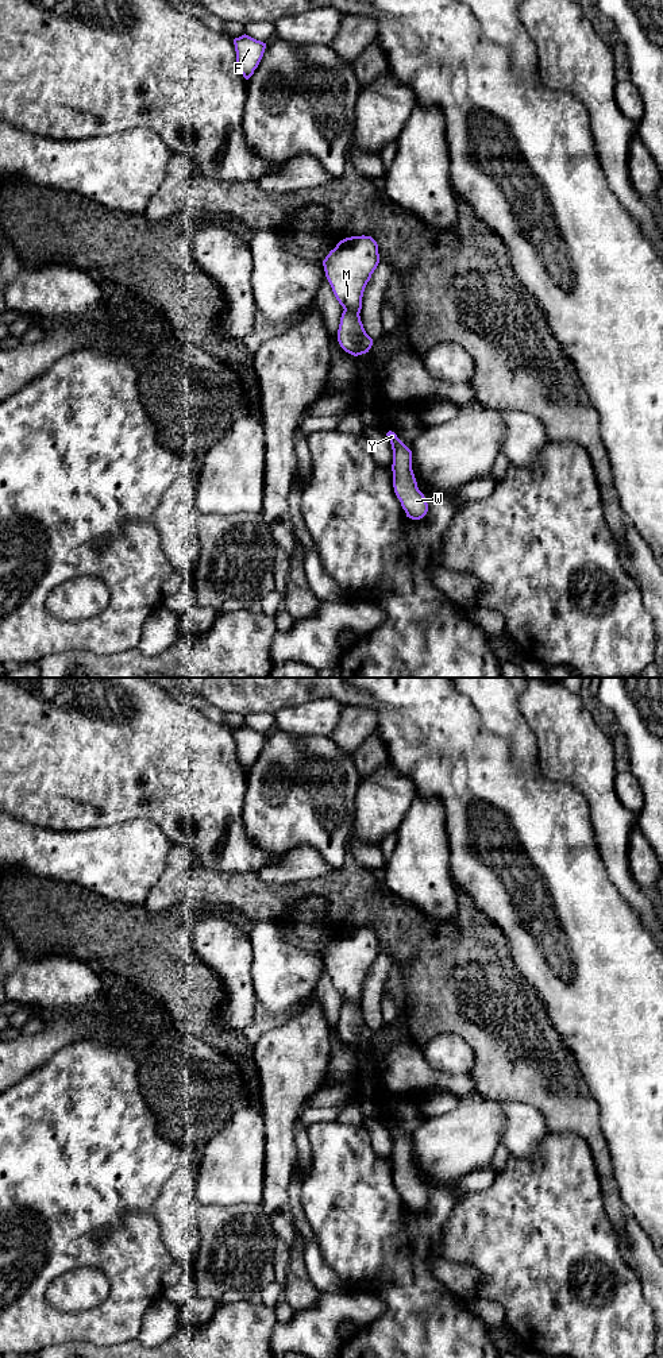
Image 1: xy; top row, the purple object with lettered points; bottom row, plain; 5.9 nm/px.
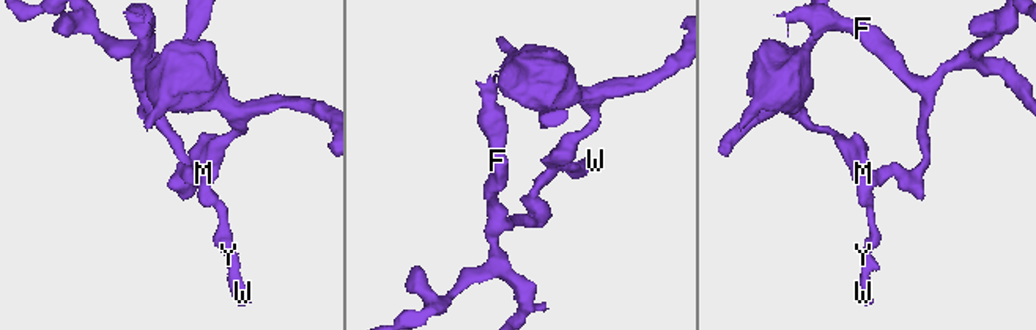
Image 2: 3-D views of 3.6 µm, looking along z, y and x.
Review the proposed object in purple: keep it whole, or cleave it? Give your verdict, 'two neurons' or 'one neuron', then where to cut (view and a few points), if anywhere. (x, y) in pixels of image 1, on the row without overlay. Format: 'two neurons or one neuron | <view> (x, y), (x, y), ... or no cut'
two neurons | xy (345, 999), (358, 1006)

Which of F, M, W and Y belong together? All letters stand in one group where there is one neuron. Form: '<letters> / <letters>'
F W Y / M

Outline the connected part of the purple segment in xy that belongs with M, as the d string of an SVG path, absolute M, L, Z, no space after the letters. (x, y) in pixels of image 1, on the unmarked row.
M371 927L346 929L329 942L323 957L343 1000L361 1004L365 979L378 954L378 935Z

